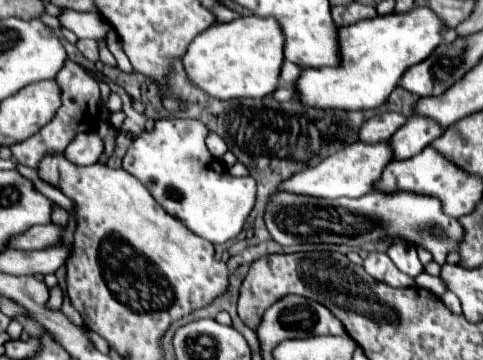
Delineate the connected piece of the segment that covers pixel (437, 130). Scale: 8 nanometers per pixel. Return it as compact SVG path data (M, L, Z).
M412 115L408 123L392 135L390 145L398 159L410 159L424 147L428 147L434 139L438 139L442 133L444 129L434 119L426 115Z

